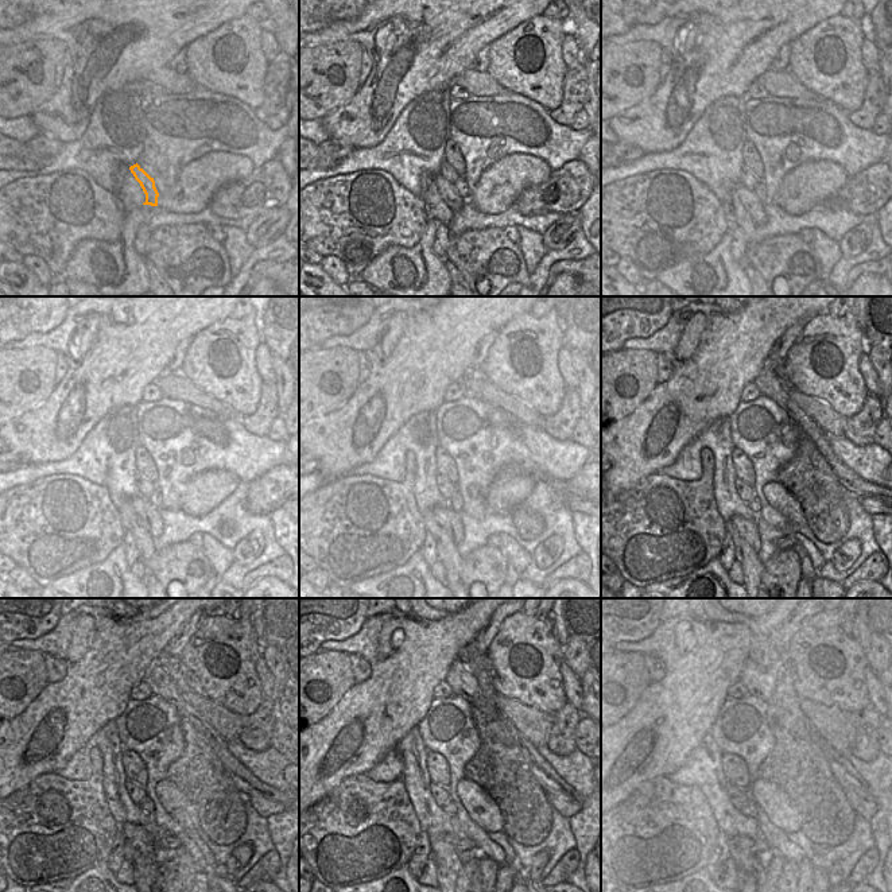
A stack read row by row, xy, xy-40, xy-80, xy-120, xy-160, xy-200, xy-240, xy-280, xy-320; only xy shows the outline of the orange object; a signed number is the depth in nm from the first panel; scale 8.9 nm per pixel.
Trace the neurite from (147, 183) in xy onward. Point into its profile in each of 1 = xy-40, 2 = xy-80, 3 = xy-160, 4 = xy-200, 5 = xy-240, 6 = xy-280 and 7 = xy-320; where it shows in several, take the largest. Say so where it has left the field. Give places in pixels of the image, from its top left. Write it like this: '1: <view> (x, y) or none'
1: xy-40 (452, 200)
2: xy-80 (756, 216)
3: xy-160 (453, 522)
4: xy-200 (749, 527)
5: xy-240 (148, 845)
6: xy-280 (439, 848)
7: xy-320 (745, 860)

